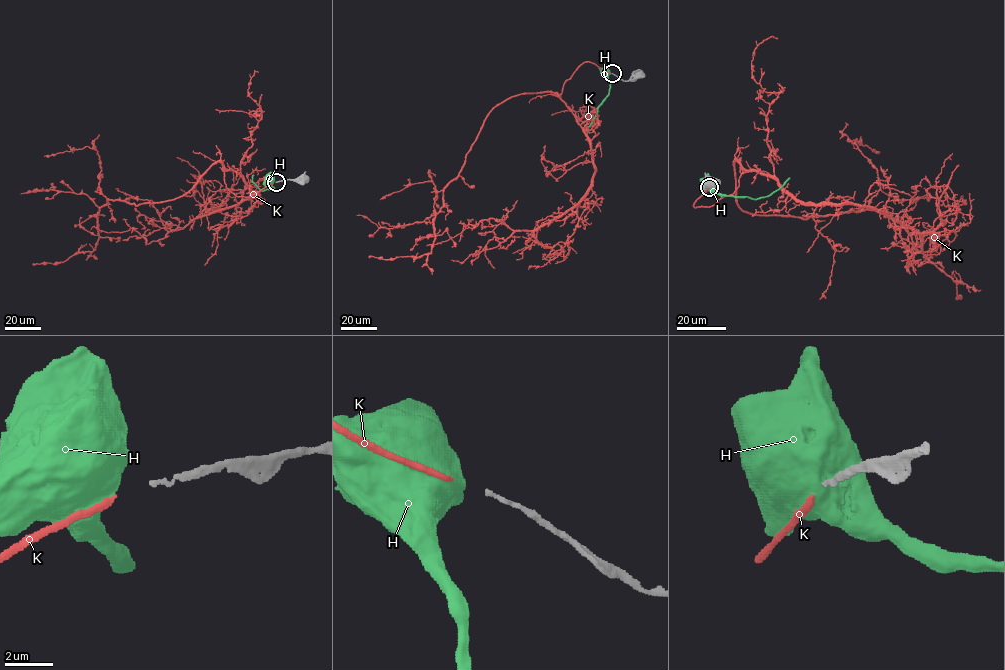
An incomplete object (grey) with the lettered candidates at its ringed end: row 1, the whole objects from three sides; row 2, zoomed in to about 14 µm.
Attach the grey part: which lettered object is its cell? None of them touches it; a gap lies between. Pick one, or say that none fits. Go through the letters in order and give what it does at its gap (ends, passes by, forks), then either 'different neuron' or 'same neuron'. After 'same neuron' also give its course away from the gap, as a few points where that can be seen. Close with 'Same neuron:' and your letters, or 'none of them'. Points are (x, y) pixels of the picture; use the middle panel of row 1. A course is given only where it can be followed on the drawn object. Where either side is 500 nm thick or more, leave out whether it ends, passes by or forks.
H: different neuron
K: it ends | same neuron | via (609, 72), (585, 62), (559, 97), (521, 93), (498, 104), (444, 189), (431, 251), (369, 257)
Same neuron: K

